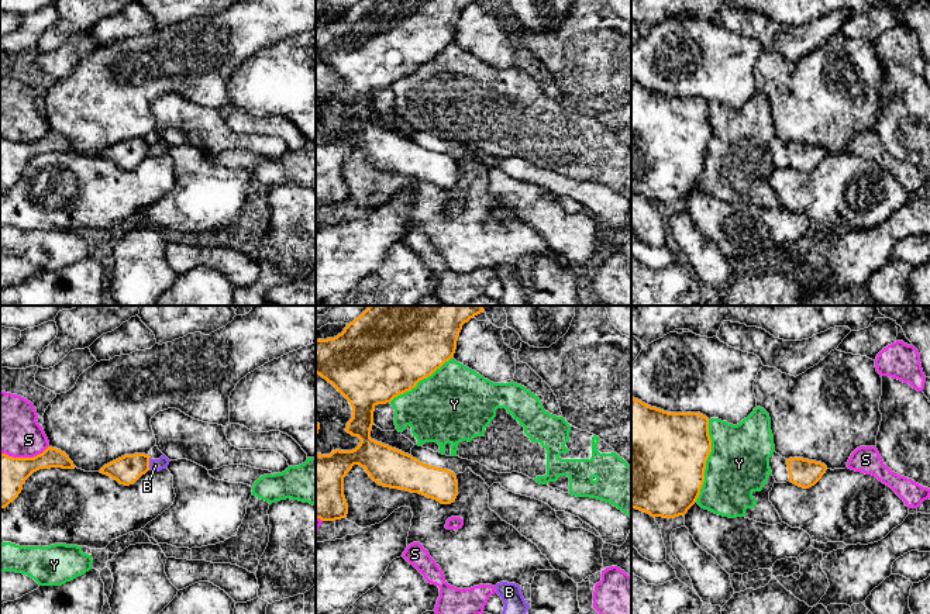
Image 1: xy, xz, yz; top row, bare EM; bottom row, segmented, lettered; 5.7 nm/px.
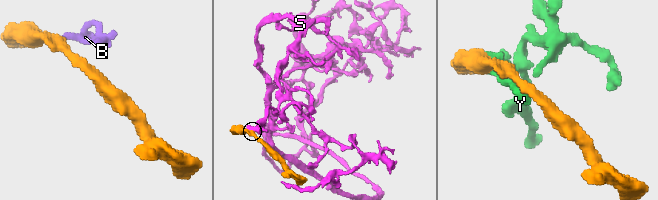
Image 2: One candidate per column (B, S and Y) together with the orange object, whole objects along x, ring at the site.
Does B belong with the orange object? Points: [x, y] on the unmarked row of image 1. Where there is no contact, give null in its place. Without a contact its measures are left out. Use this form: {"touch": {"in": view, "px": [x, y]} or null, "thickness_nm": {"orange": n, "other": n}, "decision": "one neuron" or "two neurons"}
{"touch": {"in": "xy", "px": [148, 148]}, "thickness_nm": {"orange": 160, "other": 80}, "decision": "two neurons"}

